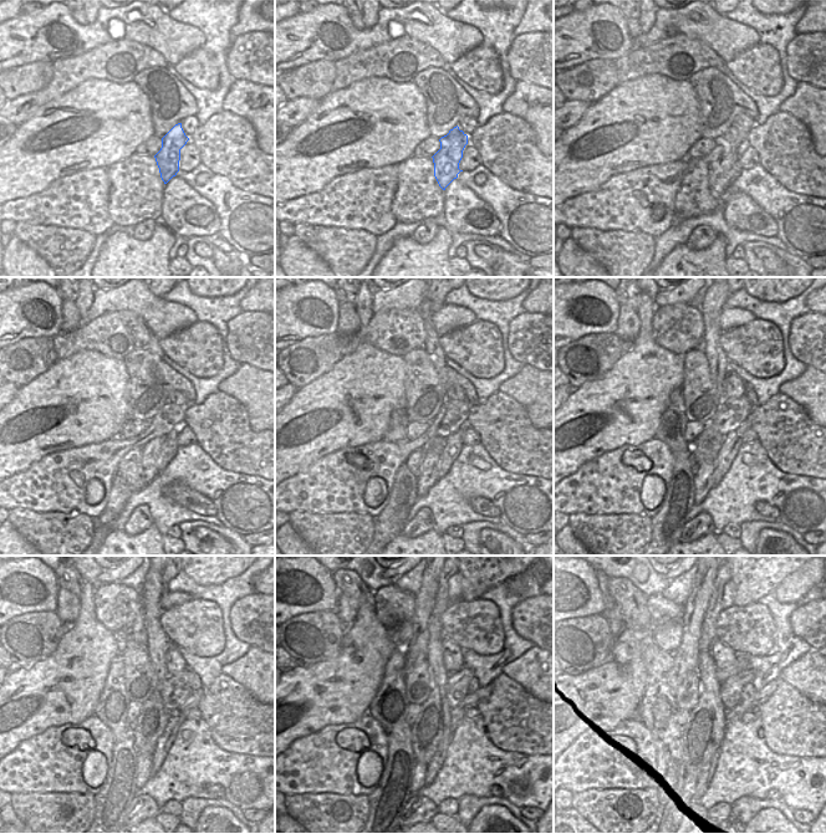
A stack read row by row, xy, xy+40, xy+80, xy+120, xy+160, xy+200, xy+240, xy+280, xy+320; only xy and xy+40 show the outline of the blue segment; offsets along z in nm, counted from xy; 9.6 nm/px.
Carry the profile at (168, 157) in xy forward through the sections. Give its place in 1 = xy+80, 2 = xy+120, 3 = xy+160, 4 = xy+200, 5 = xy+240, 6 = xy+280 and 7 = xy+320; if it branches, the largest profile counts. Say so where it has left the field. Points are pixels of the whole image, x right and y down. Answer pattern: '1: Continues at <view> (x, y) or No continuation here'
1: Continues at xy+80 (725, 169)
2: Continues at xy+120 (152, 466)
3: Continues at xy+160 (428, 470)
4: Continues at xy+200 (703, 479)
5: Continues at xy+240 (143, 760)
6: Continues at xy+280 (421, 768)
7: Continues at xy+320 (696, 786).

